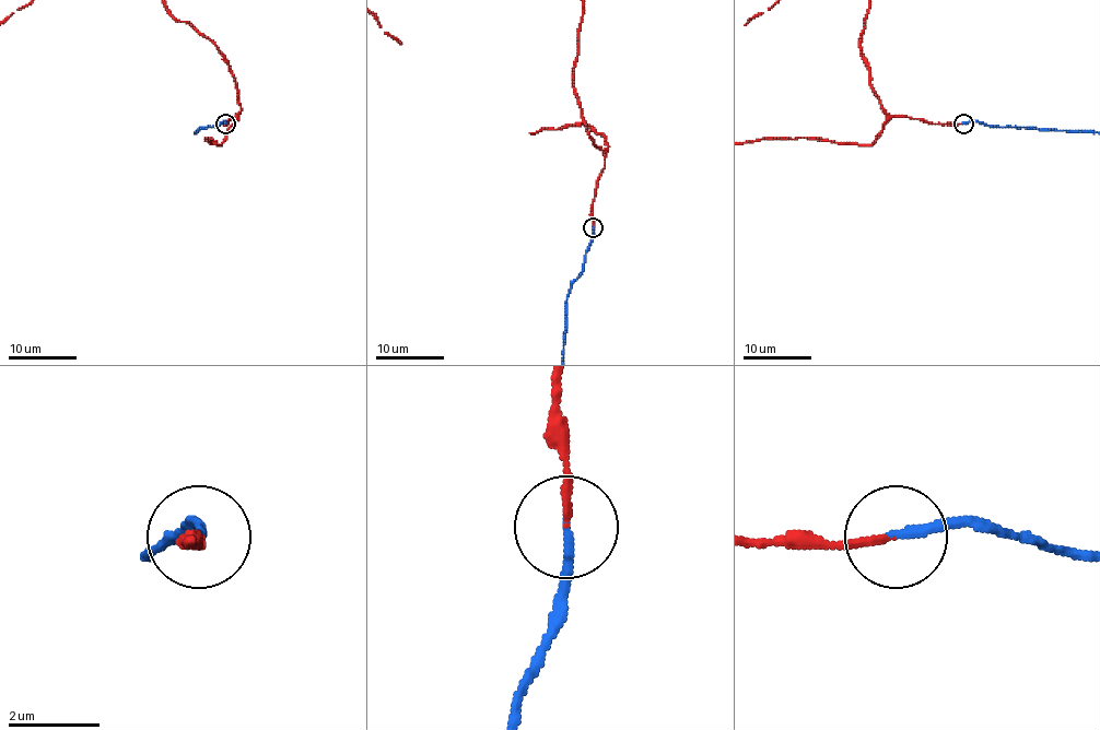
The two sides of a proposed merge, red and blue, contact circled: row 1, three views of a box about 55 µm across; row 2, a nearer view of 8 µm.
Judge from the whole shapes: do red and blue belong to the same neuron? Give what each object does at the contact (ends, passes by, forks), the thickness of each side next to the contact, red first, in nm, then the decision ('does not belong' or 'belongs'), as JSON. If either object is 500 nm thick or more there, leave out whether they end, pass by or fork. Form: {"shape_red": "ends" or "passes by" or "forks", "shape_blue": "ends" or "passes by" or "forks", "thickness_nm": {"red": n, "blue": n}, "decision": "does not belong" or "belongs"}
{"shape_red": "ends", "shape_blue": "ends", "thickness_nm": {"red": 140, "blue": 190}, "decision": "belongs"}

